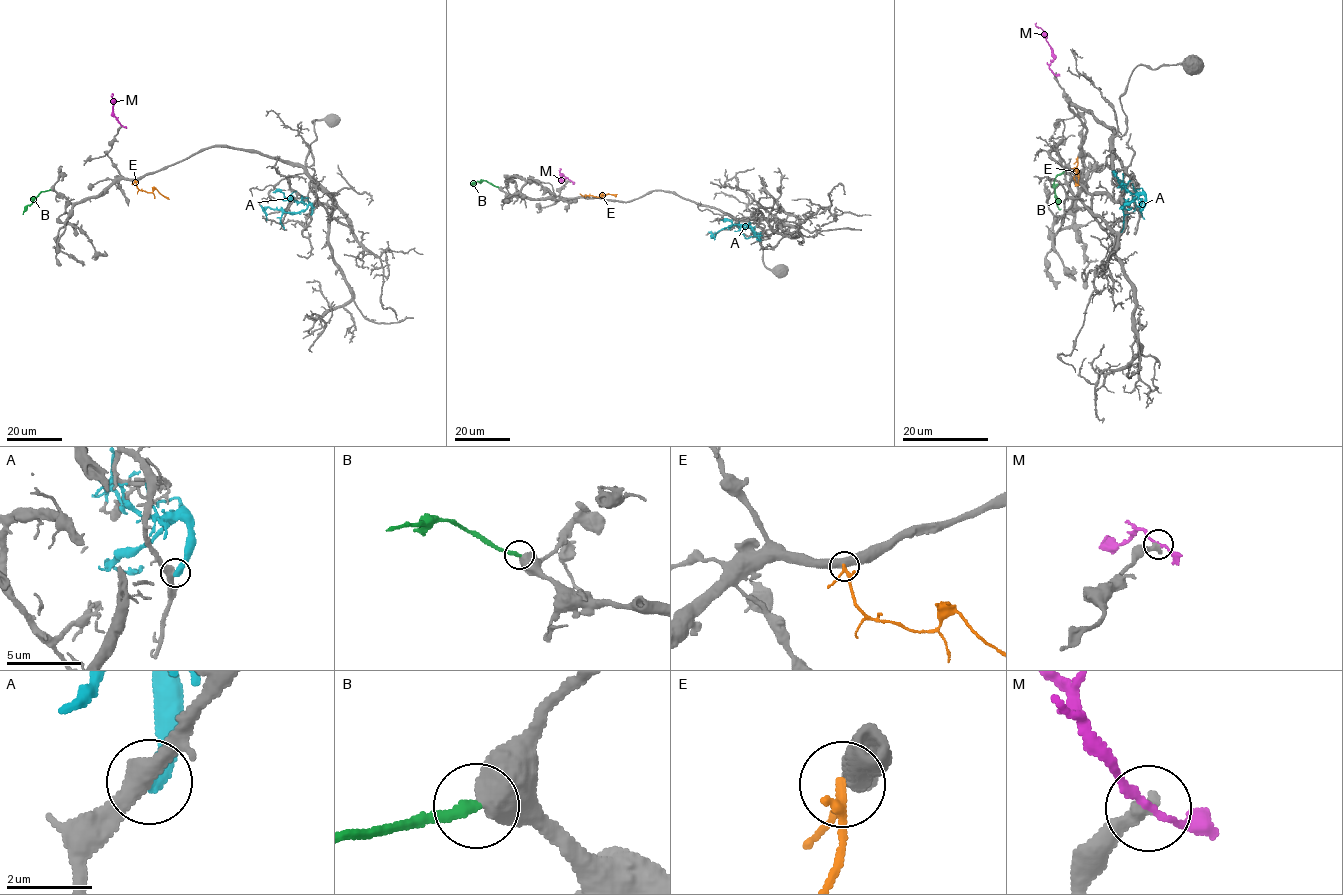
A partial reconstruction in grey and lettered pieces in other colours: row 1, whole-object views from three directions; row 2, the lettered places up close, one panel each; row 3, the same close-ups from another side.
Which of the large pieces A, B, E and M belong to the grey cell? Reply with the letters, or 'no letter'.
B

